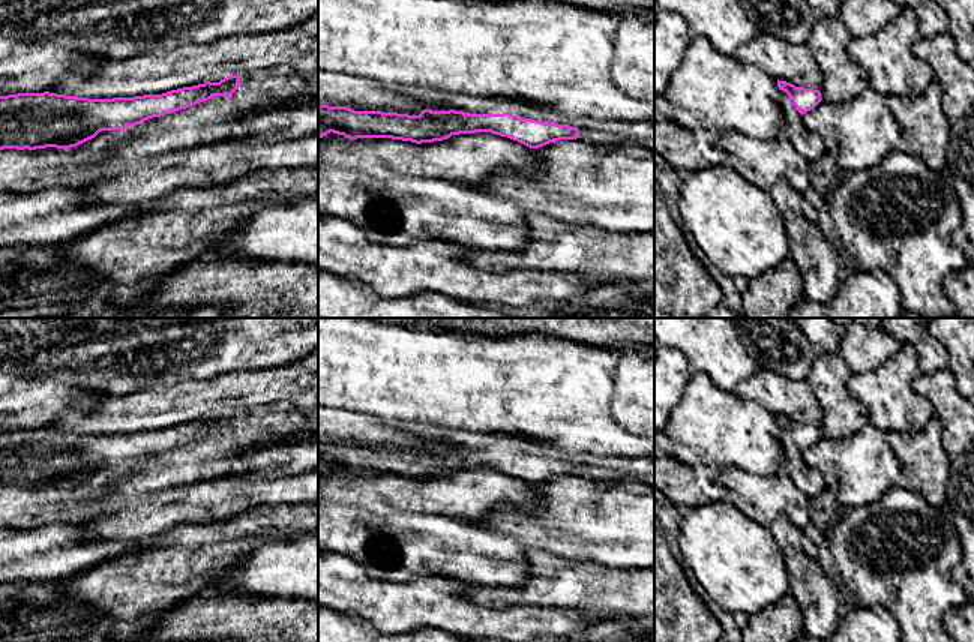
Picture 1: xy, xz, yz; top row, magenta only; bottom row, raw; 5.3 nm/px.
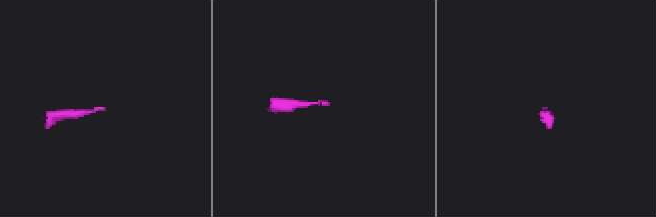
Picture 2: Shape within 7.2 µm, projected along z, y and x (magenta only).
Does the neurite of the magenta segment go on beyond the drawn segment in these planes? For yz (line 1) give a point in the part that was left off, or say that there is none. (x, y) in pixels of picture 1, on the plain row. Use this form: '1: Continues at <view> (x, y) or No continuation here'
1: Continues at yz (811, 482)

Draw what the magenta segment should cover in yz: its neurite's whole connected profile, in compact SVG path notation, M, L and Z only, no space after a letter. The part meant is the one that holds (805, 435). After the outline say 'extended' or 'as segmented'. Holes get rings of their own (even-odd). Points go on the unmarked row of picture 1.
M779 417L782 426L779 441L783 447L782 468L786 471L794 484L809 498L816 498L825 489L824 474L810 468L801 452L813 446L822 435L821 428L813 424L795 423L791 418Z | extended

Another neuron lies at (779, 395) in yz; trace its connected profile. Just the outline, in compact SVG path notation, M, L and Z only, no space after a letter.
M758 370L741 381L734 393L743 400L753 400L774 416L786 416L795 423L821 426L821 406L806 380L789 380L771 370Z

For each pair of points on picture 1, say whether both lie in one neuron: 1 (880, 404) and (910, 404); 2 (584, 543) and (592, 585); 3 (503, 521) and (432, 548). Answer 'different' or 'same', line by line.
1: same
2: different
3: different

